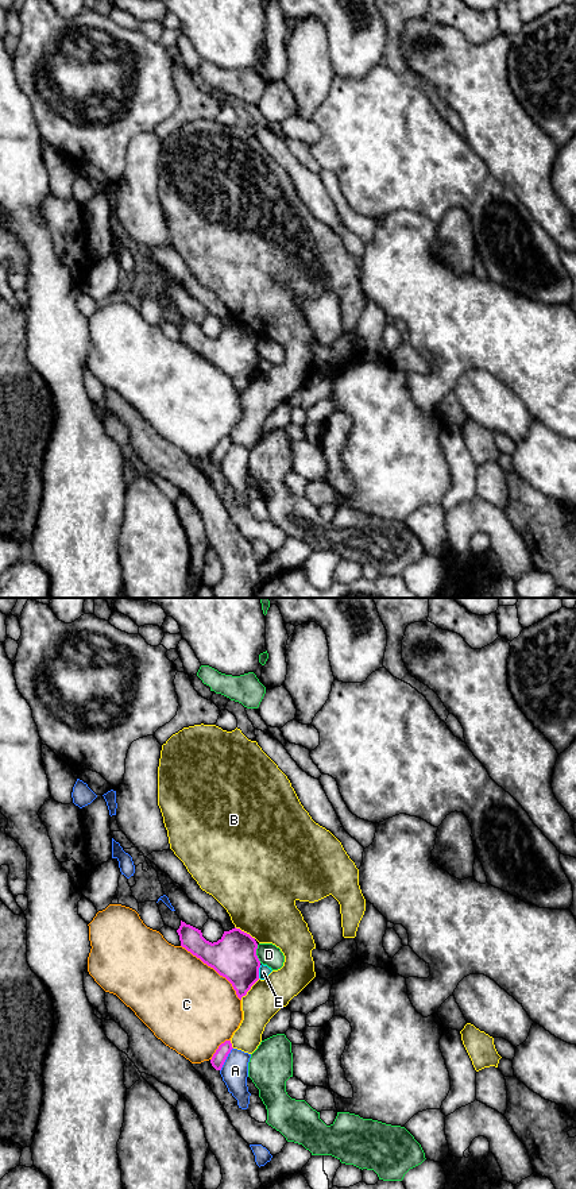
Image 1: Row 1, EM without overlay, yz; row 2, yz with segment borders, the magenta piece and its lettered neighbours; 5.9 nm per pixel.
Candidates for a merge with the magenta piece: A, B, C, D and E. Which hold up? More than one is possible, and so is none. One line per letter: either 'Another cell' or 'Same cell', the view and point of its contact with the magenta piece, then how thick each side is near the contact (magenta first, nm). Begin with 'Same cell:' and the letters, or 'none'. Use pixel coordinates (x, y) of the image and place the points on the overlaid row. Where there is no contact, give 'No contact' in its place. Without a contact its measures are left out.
Same cell: none
A: Another cell. Touches magenta at yz (225, 1058). Thickness 80 nm (magenta) against 160 nm
B: Another cell. Touches magenta at yz (250, 988). Thickness 260 nm (magenta) against 220 nm
C: Another cell. Touches magenta at yz (215, 969). Thickness 260 nm (magenta) against 500 nm
D: Another cell. Touches magenta at yz (255, 954). Thickness 260 nm (magenta) against 130 nm
E: Another cell. Touches magenta at yz (258, 972). Thickness 260 nm (magenta) against 70 nm

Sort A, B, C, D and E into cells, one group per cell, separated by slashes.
A / B / C / D / E

